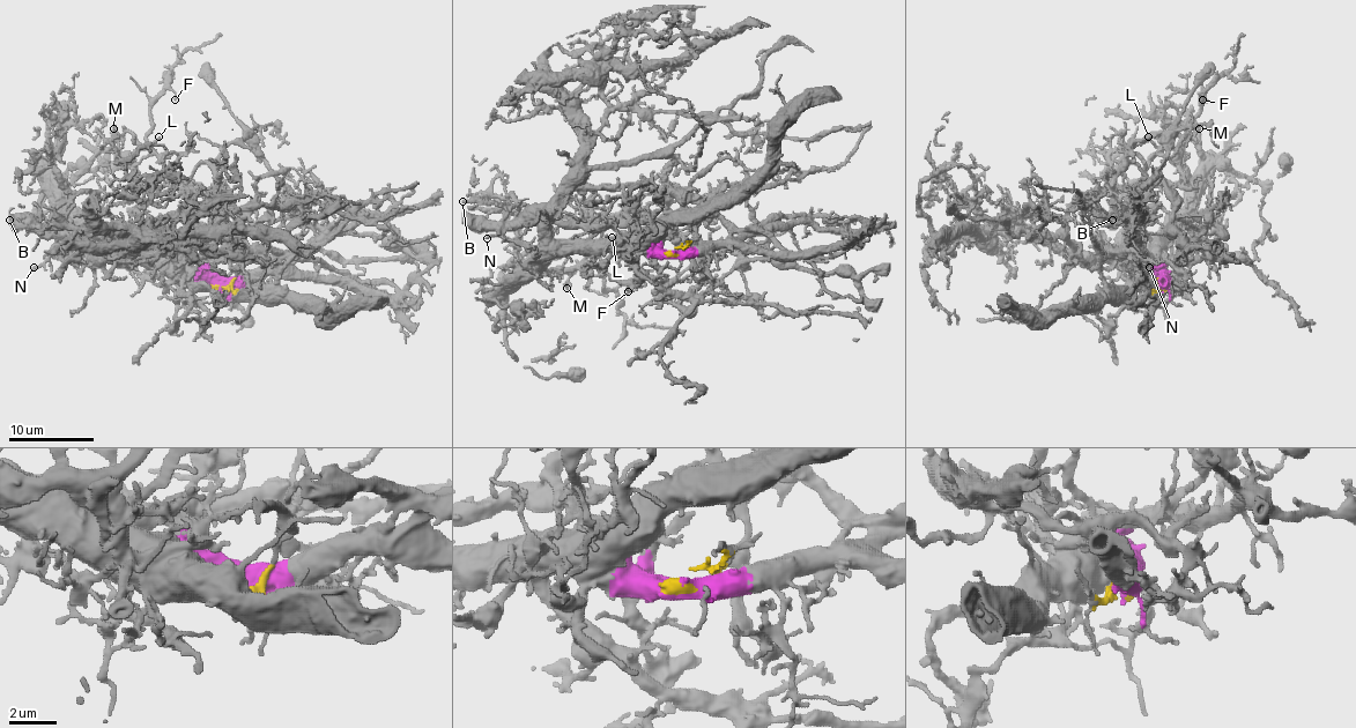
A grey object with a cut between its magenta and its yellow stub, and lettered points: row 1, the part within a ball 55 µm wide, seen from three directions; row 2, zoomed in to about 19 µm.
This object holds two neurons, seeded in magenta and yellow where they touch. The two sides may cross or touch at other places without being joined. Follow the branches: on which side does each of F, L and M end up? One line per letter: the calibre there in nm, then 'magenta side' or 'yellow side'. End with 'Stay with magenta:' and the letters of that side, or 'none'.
F: 110 nm thick; magenta side
L: 160 nm thick; magenta side
M: 180 nm thick; magenta side
Stay with magenta: F, L, M

